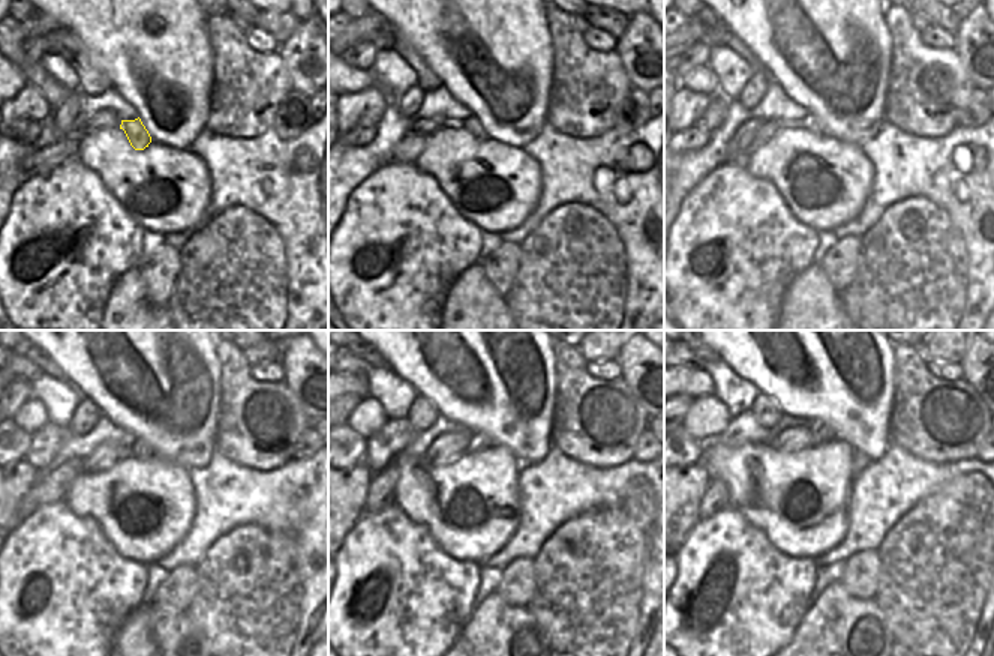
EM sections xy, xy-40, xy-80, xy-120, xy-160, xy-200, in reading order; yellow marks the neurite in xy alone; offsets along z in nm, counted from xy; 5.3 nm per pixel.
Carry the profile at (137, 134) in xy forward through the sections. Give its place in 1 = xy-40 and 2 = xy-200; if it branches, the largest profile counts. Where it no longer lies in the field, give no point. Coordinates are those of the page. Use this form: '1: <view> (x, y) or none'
1: xy-40 (473, 125)
2: xy-200 (822, 434)

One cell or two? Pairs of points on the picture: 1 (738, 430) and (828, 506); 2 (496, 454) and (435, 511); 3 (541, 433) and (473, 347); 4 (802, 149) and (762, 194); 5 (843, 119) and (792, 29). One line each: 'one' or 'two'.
1: two
2: one
3: one
4: two
5: one

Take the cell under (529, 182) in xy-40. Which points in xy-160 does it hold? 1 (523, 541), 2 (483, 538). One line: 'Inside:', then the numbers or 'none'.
Inside: 2

